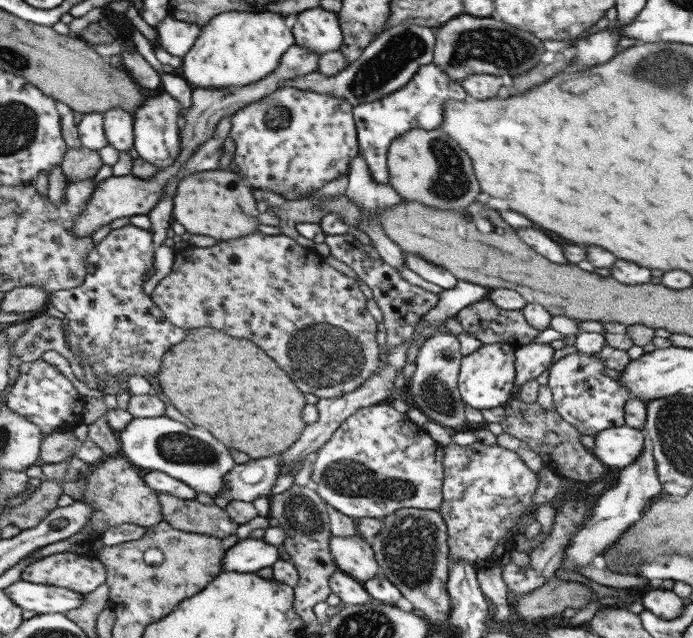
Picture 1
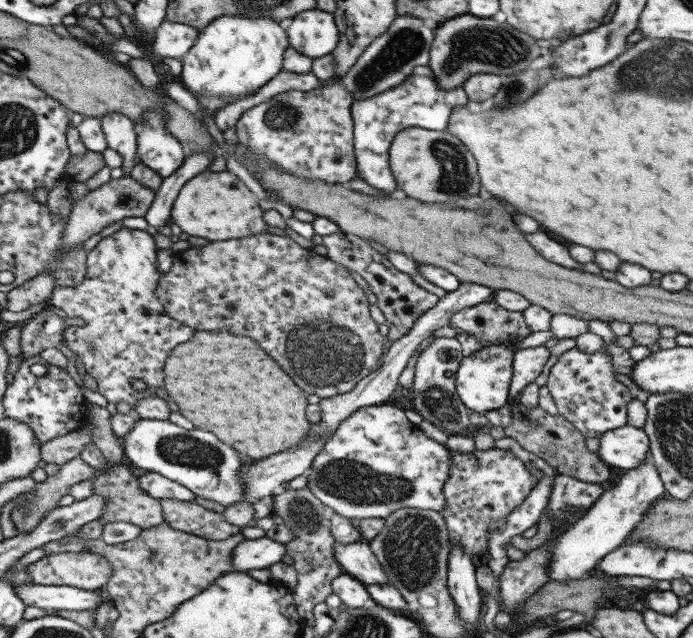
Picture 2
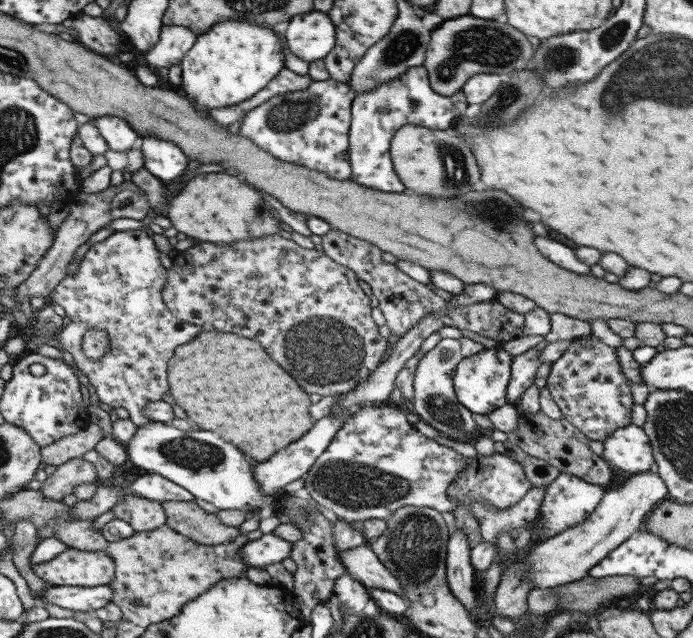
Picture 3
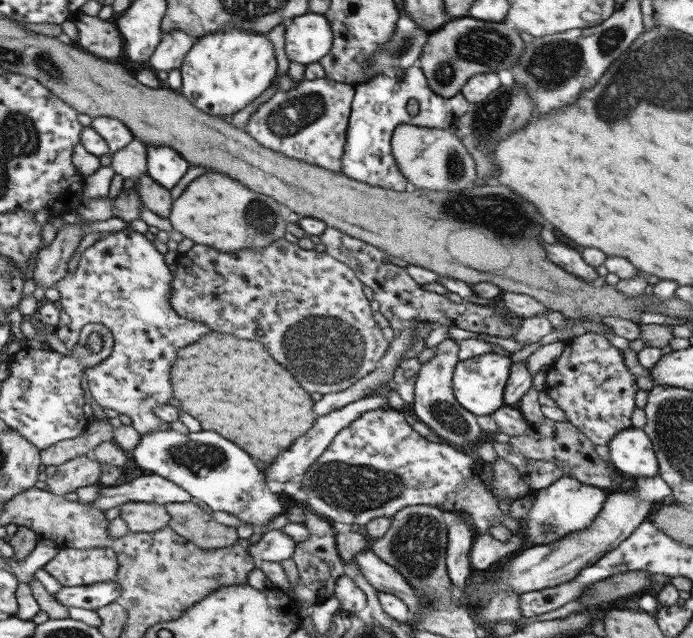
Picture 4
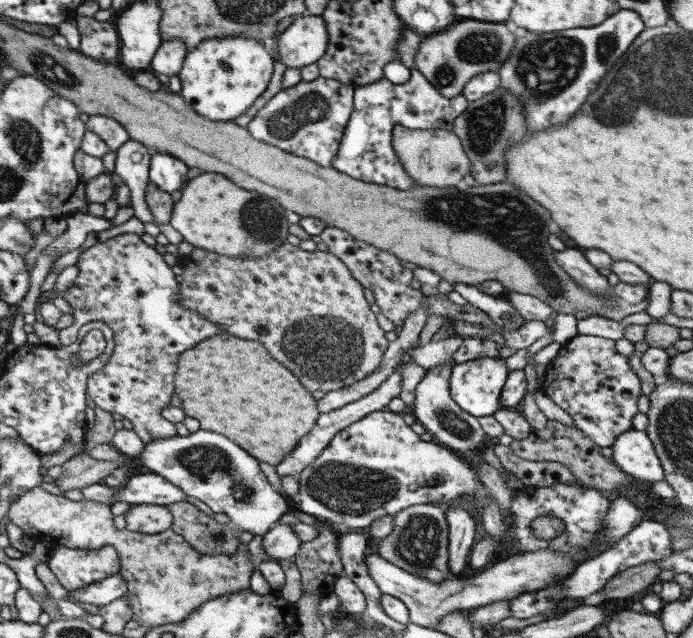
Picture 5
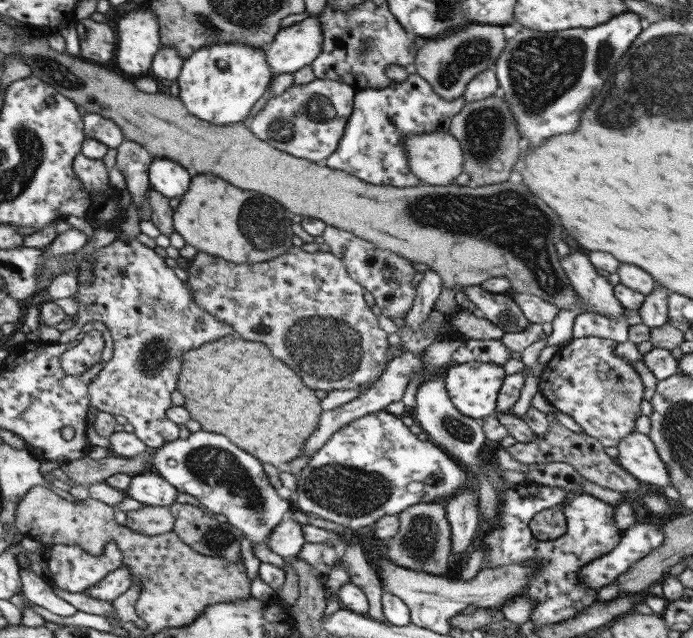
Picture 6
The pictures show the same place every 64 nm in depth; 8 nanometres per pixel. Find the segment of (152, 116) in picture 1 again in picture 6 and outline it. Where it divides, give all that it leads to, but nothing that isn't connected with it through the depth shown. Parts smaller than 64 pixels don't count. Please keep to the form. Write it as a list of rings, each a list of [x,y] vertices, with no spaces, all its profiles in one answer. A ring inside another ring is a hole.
[[[155,157],[148,166],[148,182],[166,199],[181,196],[188,187],[190,176],[176,162],[166,158]]]

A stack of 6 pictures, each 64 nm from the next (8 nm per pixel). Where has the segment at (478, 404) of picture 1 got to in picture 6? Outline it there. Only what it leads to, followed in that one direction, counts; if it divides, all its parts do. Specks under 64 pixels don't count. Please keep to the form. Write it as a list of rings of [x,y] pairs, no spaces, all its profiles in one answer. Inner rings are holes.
[[[471,361],[456,365],[450,363],[444,373],[444,387],[449,400],[461,414],[479,421],[494,414],[497,393],[504,376],[503,367],[492,362]]]

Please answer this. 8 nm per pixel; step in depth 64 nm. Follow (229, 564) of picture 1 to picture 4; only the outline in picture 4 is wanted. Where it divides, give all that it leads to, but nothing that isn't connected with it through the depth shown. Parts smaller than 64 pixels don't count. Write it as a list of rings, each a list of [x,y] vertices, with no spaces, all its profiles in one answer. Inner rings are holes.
[[[281,529],[271,530],[261,534],[257,542],[248,546],[248,555],[256,565],[261,561],[279,562],[285,558],[290,558],[295,543],[291,537],[281,532]]]

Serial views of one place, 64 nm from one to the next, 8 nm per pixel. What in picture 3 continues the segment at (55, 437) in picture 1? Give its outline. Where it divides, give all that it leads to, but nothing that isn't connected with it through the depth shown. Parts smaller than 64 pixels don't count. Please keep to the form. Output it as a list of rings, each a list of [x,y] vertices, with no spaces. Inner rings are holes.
[[[89,422],[83,430],[58,438],[40,448],[41,463],[57,467],[73,458],[82,457],[83,453],[92,451],[101,437],[100,428]]]

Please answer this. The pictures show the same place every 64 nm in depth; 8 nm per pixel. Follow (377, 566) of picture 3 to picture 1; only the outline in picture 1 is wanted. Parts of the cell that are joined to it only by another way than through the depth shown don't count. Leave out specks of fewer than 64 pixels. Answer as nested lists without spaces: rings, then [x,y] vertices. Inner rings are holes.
[[[358,534],[351,537],[331,536],[328,540],[328,551],[337,570],[361,584],[381,575],[370,543]]]

